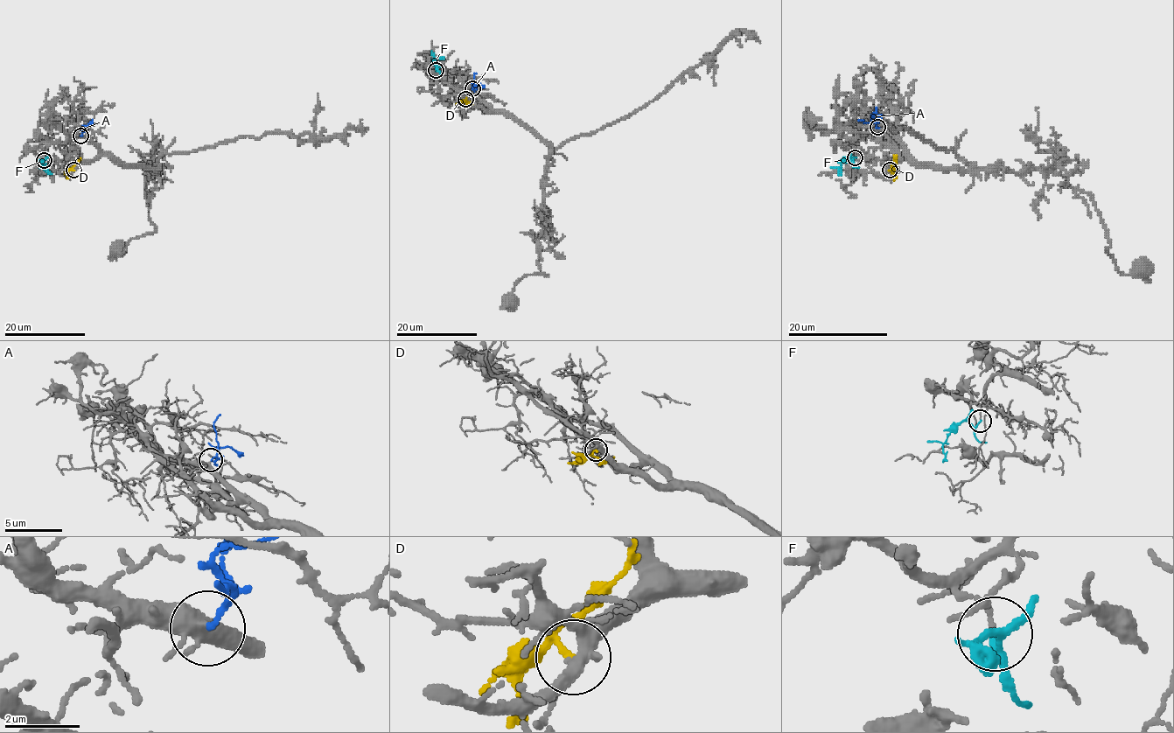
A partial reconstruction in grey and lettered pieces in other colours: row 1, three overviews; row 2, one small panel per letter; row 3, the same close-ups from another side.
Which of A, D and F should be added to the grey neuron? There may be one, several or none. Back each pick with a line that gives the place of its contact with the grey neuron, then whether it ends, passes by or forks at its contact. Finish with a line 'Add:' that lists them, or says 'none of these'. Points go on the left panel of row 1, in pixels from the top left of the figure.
A: meets grey at (80, 136); it passes by
Add: A

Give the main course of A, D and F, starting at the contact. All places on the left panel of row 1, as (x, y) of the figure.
A: (80, 135), (80, 128), (92, 120)
D: (73, 170), (73, 166), (80, 157)
F: (43, 160), (42, 167), (52, 174)

